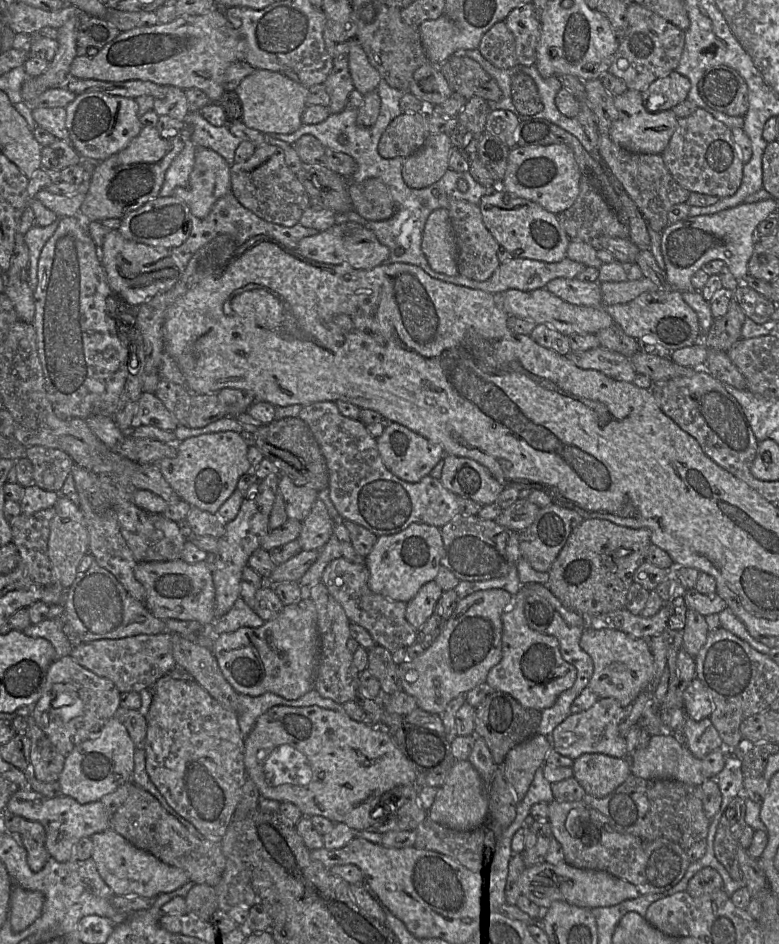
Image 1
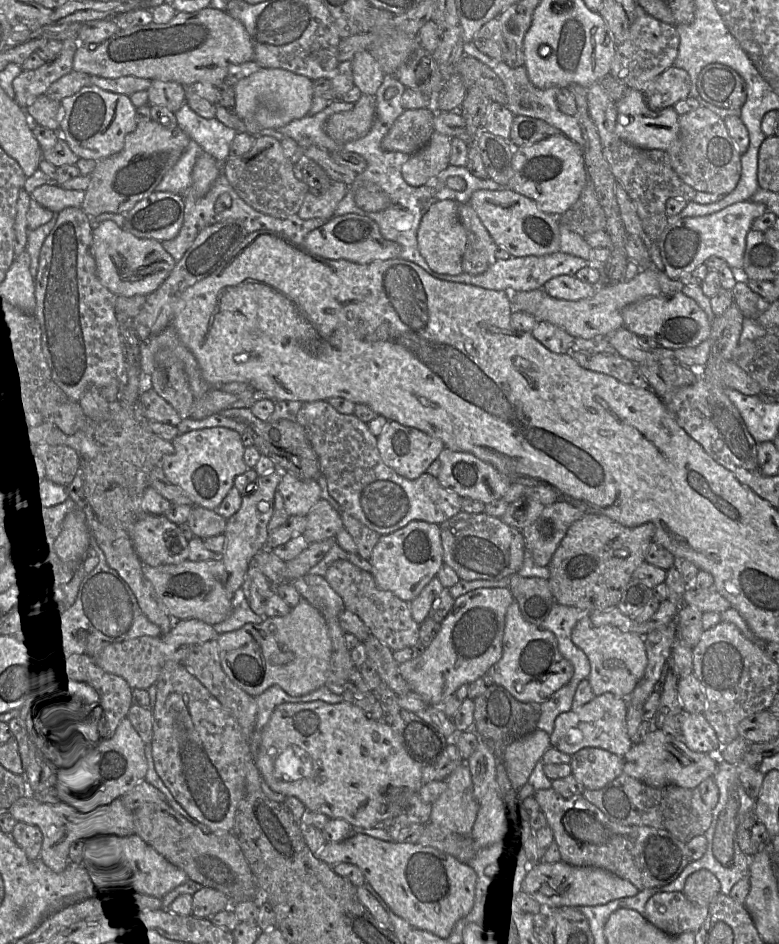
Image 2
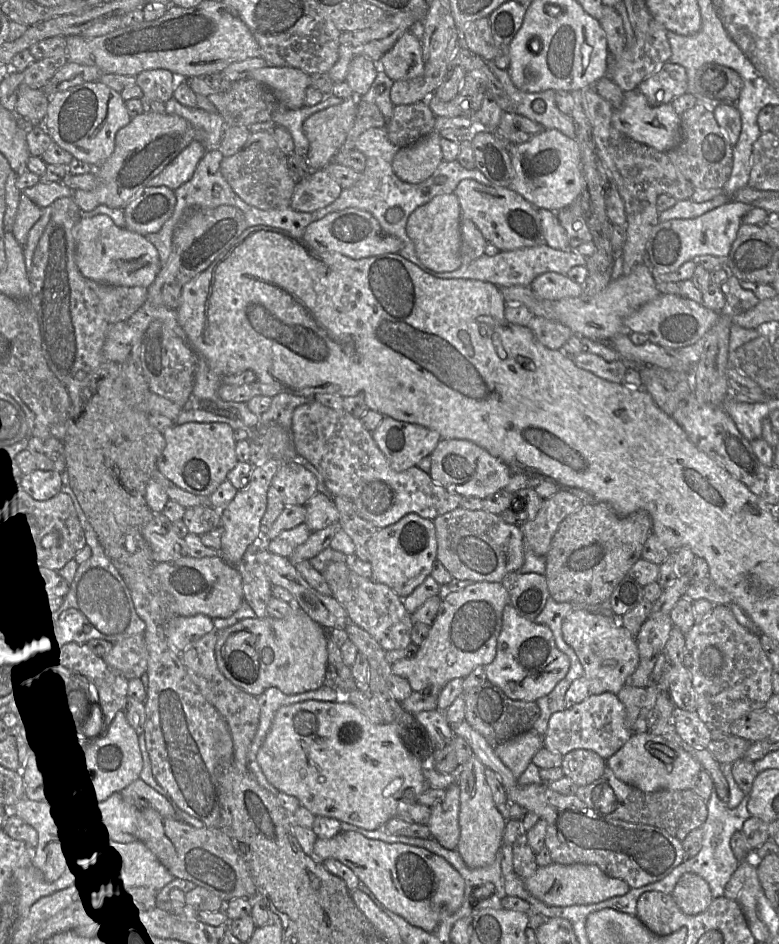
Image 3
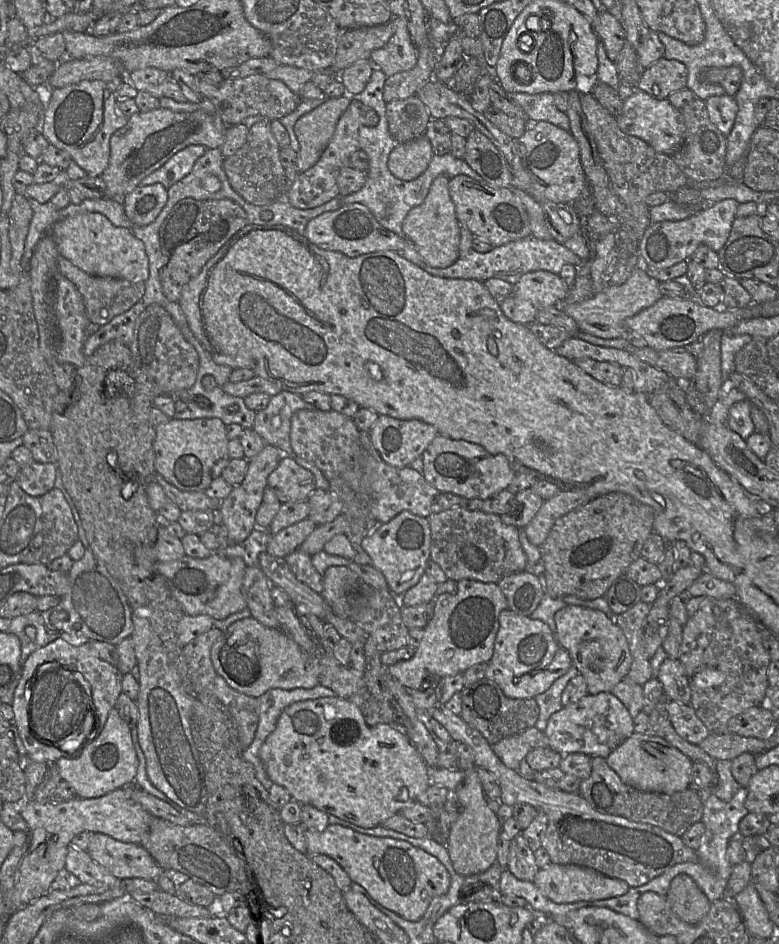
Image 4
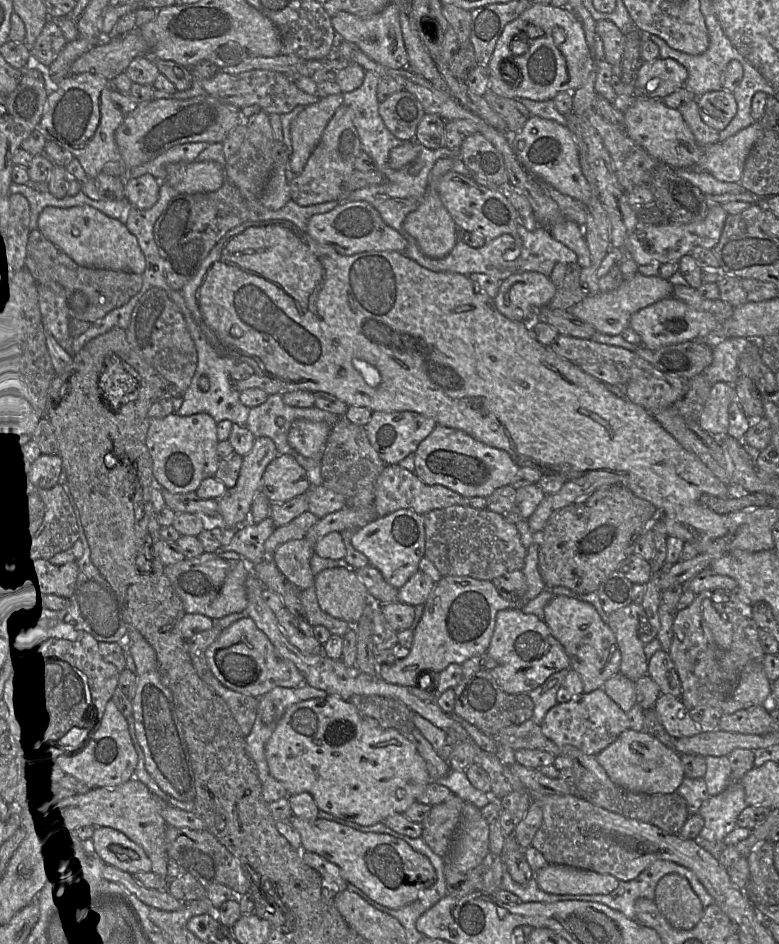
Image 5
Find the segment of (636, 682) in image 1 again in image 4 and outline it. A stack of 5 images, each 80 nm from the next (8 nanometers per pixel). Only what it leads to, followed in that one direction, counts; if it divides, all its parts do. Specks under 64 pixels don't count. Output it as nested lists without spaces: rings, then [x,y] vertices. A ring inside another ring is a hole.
[[[566,605],[555,613],[554,621],[556,641],[568,652],[572,665],[584,677],[589,695],[611,692],[626,677],[632,664],[632,655],[623,631],[613,616],[592,608]]]

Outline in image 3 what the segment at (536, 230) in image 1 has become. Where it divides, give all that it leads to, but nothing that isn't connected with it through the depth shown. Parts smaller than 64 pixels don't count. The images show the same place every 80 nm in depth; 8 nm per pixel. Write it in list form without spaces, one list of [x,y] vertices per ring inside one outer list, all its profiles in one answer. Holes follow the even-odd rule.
[[[472,179],[461,180],[454,194],[459,200],[461,218],[471,220],[489,244],[511,251],[546,244],[538,209],[509,187],[486,186]]]

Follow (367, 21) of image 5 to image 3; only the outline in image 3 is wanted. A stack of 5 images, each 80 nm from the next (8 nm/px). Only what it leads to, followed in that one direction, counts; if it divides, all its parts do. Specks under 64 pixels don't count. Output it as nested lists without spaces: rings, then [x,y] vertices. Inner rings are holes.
[[[413,30],[405,32],[377,62],[393,81],[418,78],[424,73],[422,45]]]

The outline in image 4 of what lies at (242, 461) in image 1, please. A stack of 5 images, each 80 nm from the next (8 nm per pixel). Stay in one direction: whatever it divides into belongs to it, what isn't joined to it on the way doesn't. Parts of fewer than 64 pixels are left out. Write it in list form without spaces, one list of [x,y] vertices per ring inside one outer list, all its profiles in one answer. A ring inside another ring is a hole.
[[[219,418],[176,419],[155,426],[155,472],[182,491],[204,492],[228,465],[229,439]]]

